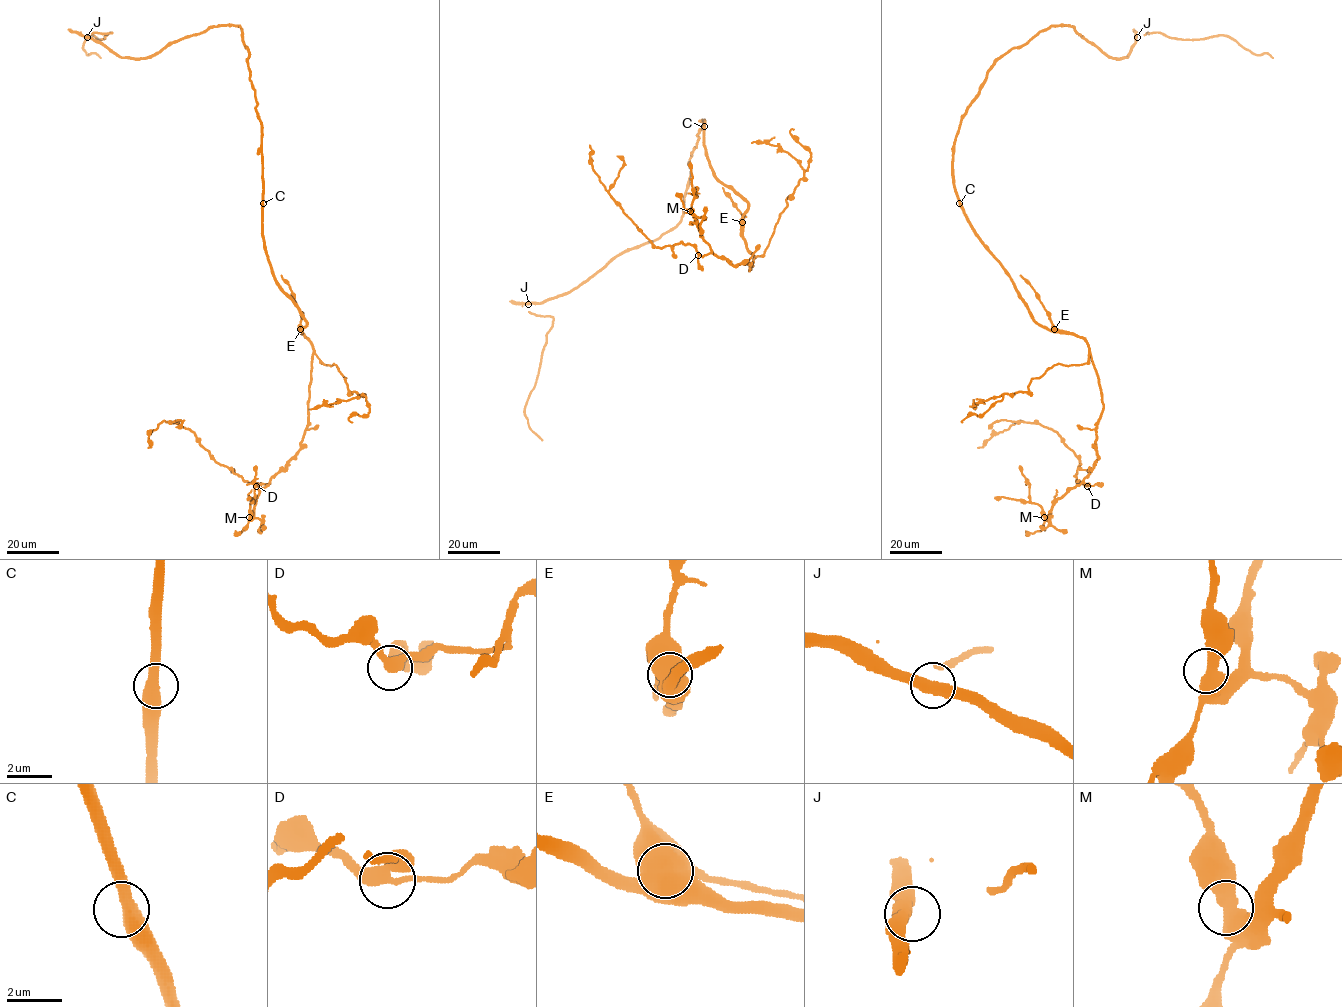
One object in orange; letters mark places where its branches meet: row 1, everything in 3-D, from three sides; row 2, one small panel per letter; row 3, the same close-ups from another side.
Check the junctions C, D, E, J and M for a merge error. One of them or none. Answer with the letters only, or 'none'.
E

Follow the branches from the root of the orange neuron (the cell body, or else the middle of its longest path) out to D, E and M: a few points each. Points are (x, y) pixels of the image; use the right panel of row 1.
D: (960, 203), (1031, 316), (1088, 345), (1103, 412), (1087, 486)
E: (960, 203), (975, 234), (1010, 278), (1031, 316), (1048, 329), (1054, 329)
M: (960, 203), (1031, 316), (1048, 329), (1080, 336), (1097, 377), (1103, 403), (1097, 459), (1044, 517)

